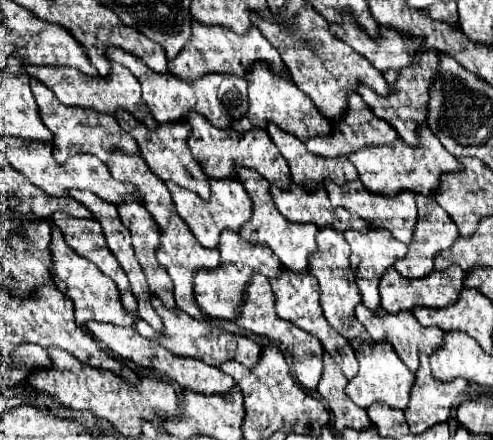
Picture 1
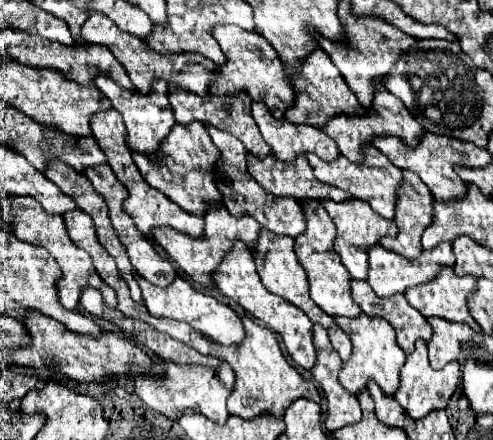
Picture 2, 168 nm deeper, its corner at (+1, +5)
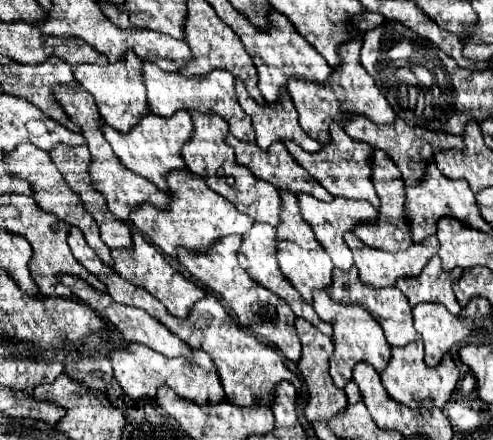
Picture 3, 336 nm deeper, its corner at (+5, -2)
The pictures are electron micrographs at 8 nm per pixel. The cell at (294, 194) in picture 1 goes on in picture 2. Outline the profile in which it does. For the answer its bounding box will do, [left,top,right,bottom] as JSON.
[249,155,351,201]

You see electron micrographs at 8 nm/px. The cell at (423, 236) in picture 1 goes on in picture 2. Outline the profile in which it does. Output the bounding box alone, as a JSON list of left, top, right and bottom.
[381,171,433,259]

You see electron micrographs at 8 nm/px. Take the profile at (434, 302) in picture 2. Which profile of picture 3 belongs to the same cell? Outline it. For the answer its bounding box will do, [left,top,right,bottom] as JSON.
[397,256,461,314]

